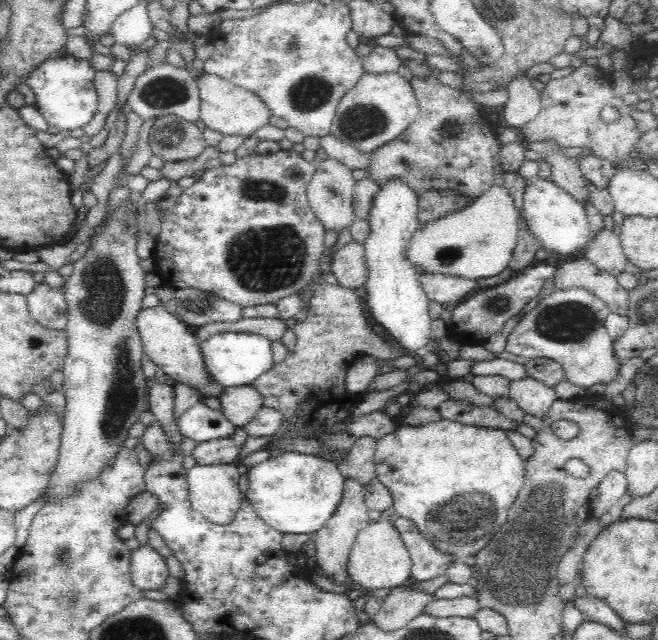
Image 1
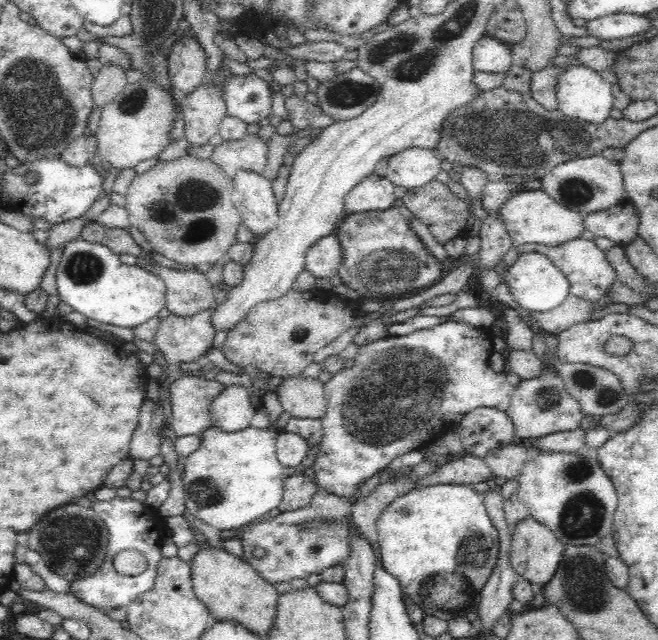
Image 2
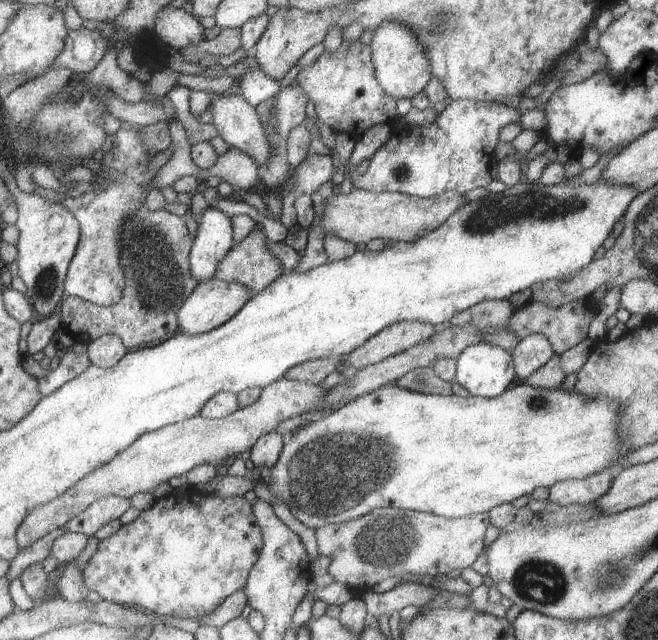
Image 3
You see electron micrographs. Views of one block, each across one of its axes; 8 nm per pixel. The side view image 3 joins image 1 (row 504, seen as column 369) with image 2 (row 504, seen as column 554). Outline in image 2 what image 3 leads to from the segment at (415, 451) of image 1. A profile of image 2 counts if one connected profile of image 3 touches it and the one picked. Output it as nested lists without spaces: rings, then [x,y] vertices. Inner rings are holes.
[[[435,484],[412,489],[398,498],[394,498],[376,520],[377,543],[380,557],[378,563],[400,583],[402,592],[418,606],[424,605],[424,584],[426,578],[438,574],[454,574],[458,568],[458,550],[470,542],[470,564],[484,564],[490,560],[490,572],[498,560],[498,533],[490,523],[486,507],[482,503],[482,493],[475,492],[468,485]]]

